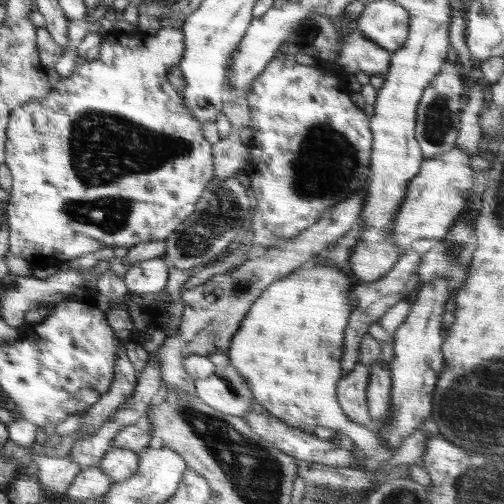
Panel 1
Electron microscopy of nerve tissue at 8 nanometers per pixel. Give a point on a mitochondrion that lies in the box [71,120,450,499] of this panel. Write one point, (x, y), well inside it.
(326, 161)

